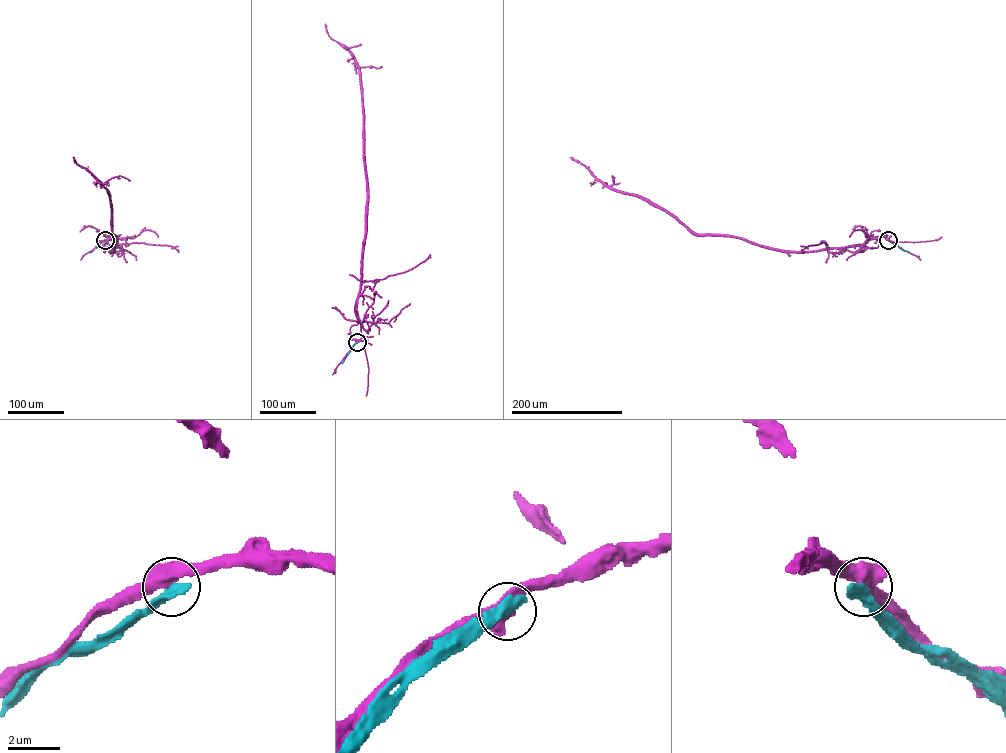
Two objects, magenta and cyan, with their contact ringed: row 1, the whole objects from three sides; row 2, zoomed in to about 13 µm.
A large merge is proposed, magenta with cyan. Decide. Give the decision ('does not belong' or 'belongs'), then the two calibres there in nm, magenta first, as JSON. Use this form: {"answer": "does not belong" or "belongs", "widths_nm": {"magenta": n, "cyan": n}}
{"answer": "does not belong", "widths_nm": {"magenta": 550, "cyan": 440}}

